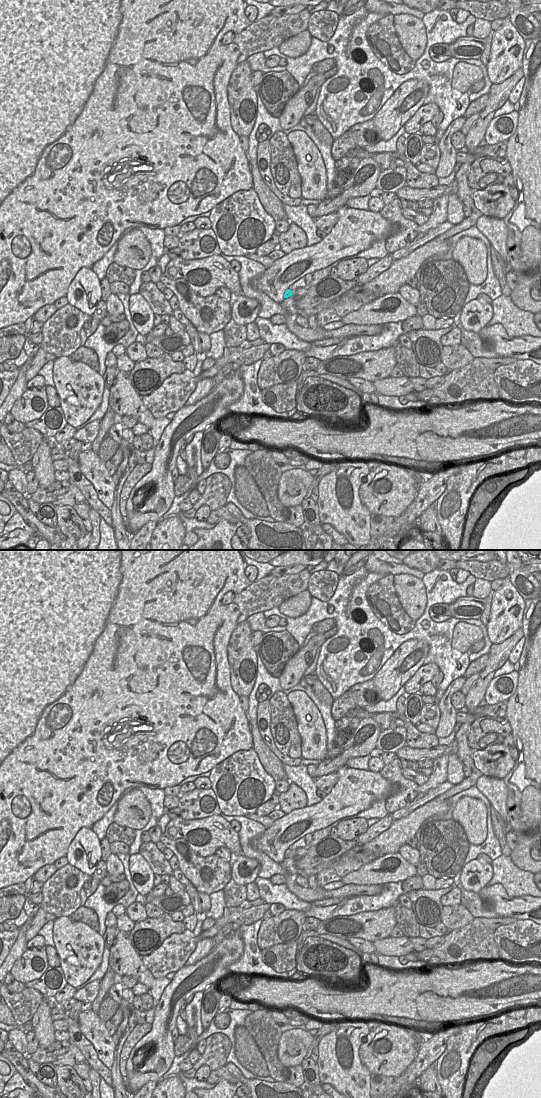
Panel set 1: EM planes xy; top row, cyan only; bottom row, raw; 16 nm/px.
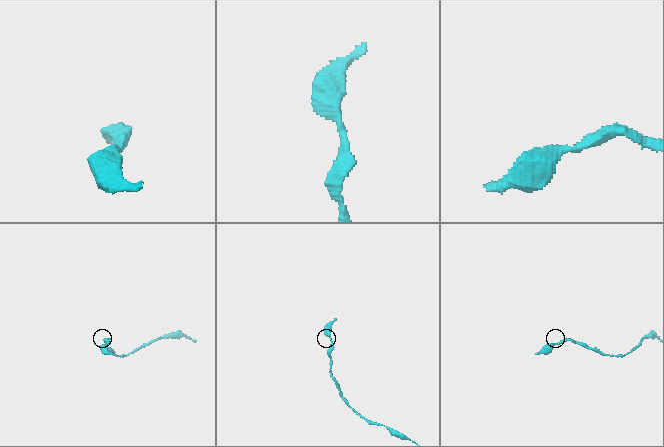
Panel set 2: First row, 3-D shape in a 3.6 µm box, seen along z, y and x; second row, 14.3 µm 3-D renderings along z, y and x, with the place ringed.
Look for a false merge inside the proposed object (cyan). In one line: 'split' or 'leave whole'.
leave whole

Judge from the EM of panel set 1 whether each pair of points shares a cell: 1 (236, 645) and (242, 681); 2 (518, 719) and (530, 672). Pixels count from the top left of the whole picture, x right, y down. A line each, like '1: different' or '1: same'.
1: same
2: same

